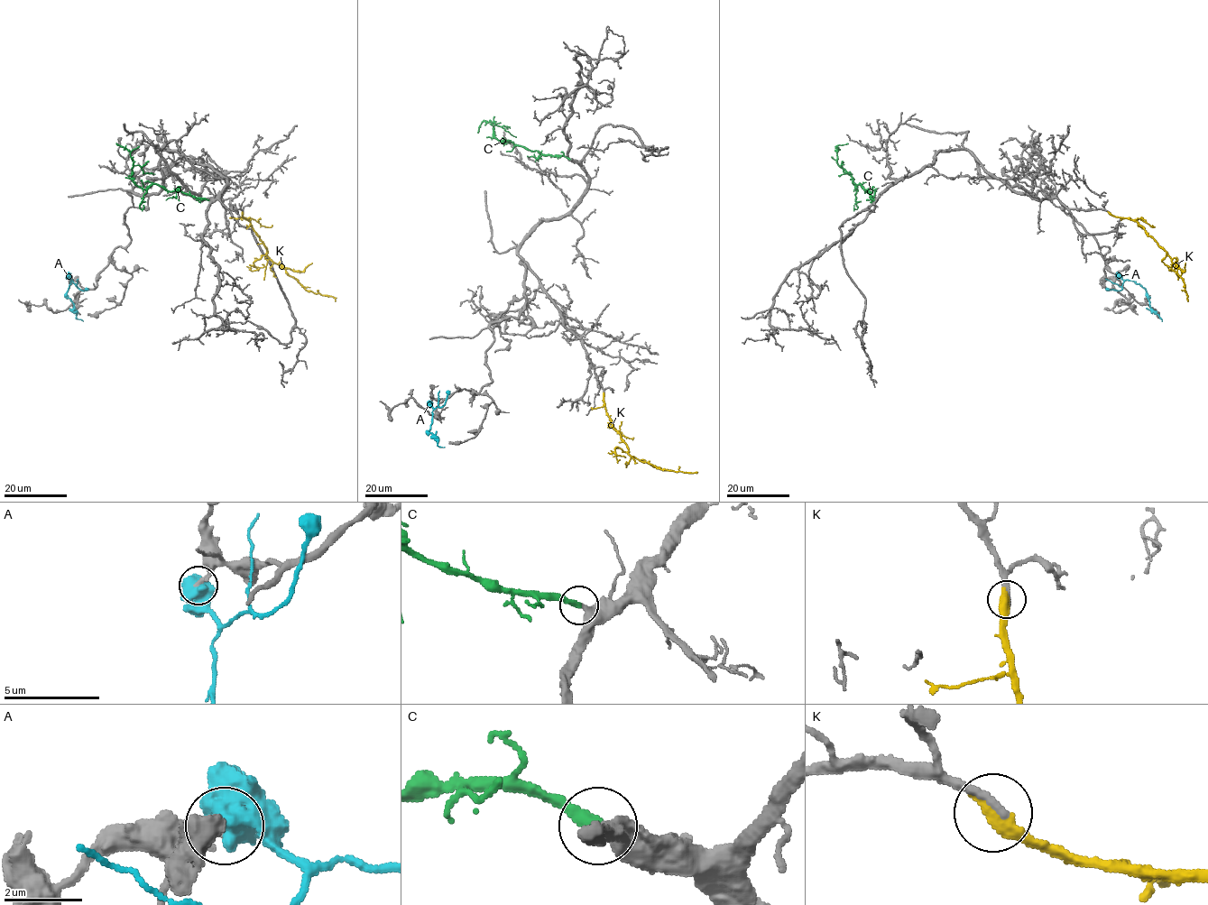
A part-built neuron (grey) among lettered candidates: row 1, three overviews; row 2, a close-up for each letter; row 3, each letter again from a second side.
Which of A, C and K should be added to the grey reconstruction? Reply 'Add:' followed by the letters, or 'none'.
Add: C, K

